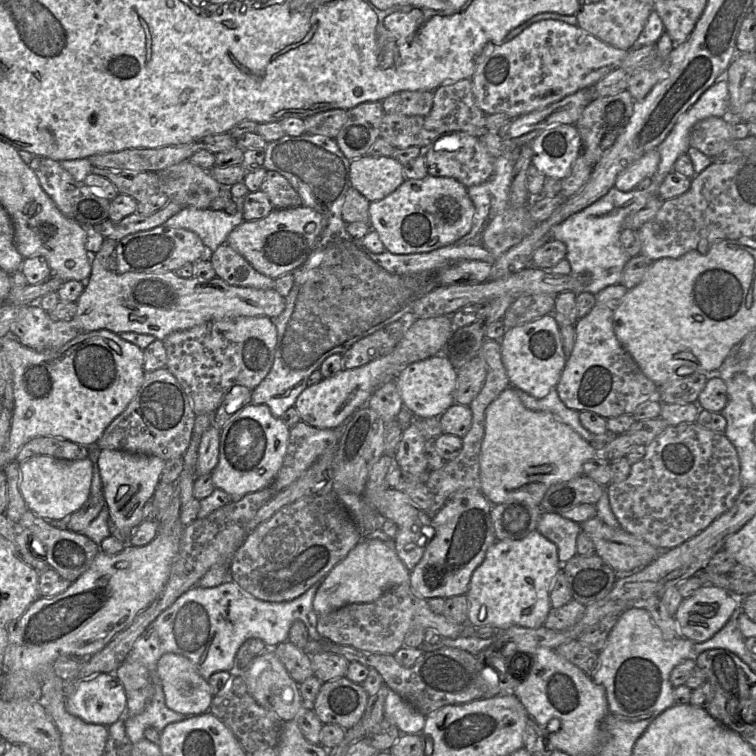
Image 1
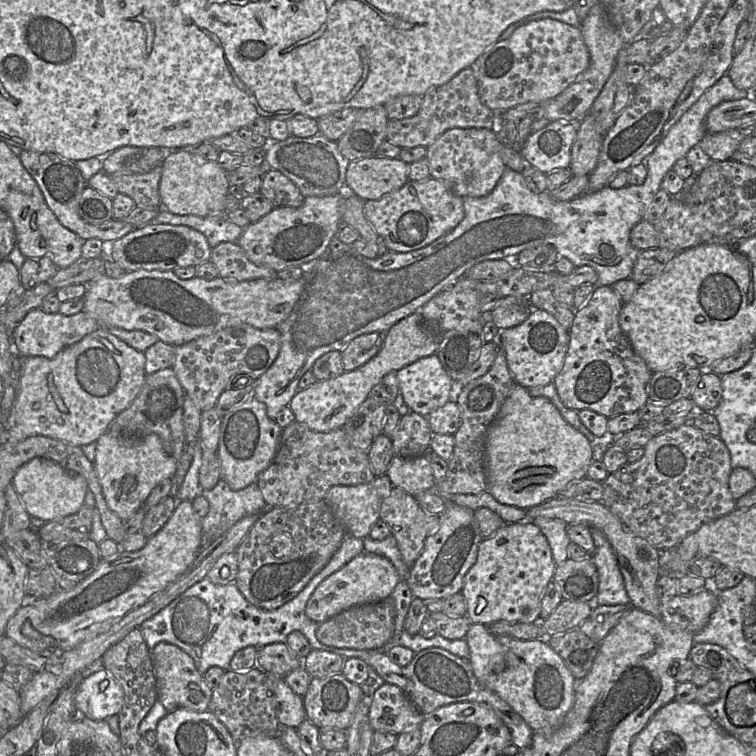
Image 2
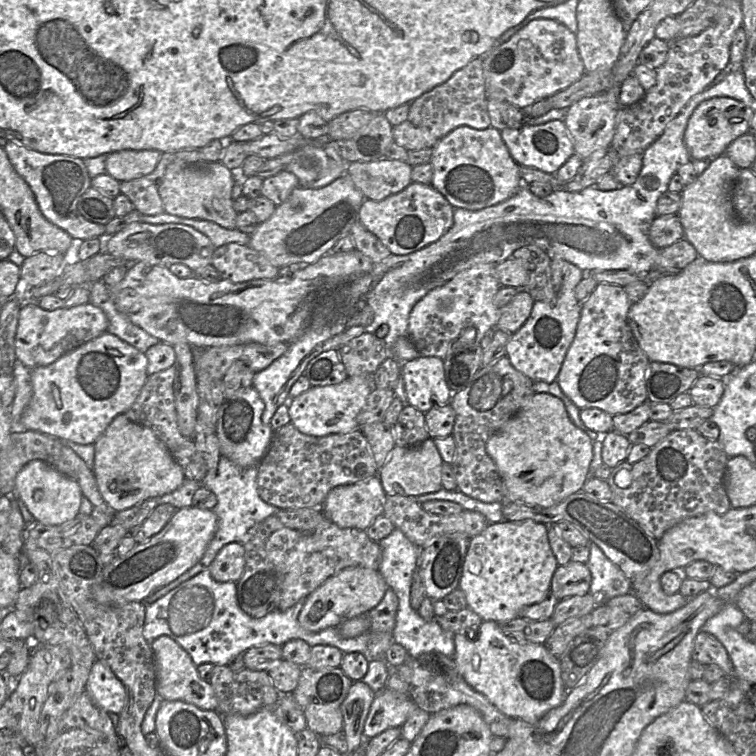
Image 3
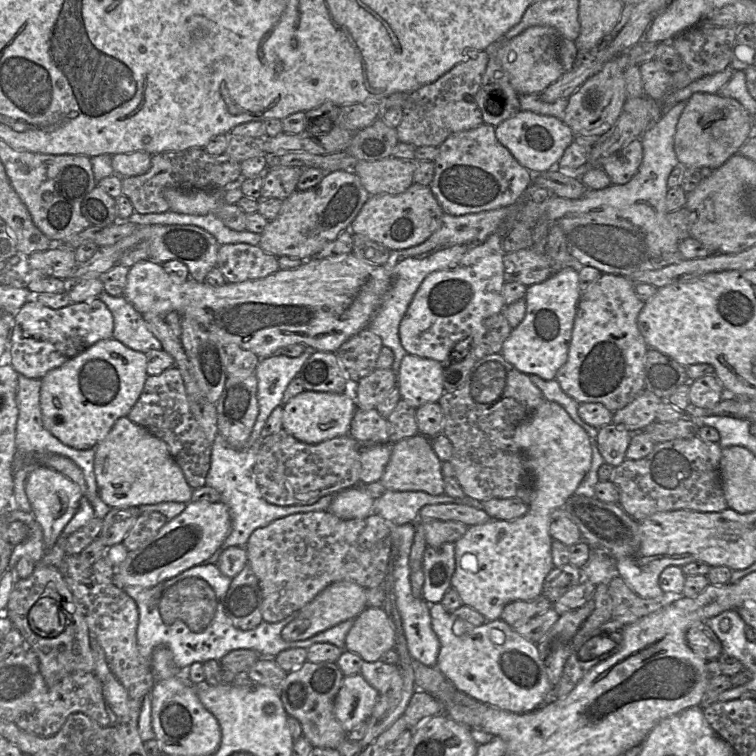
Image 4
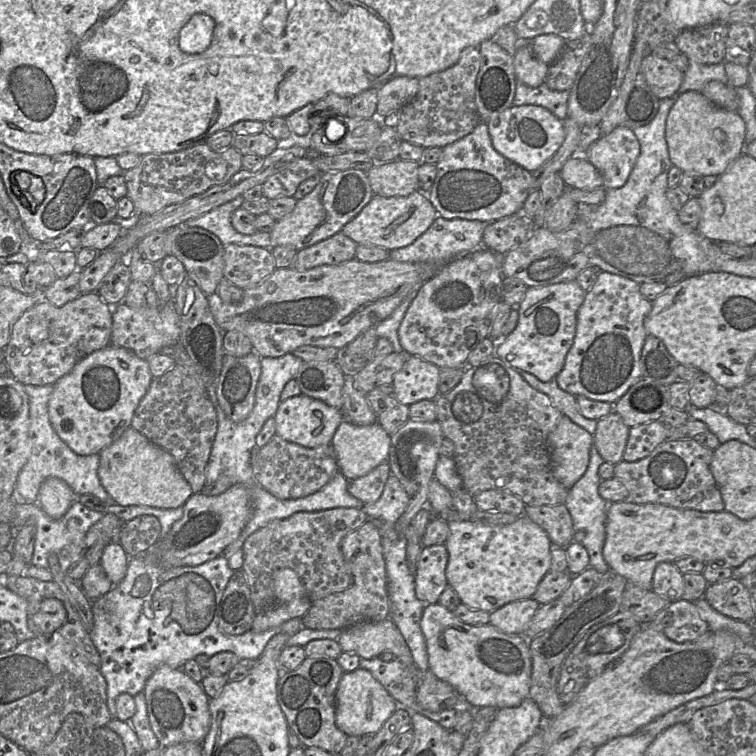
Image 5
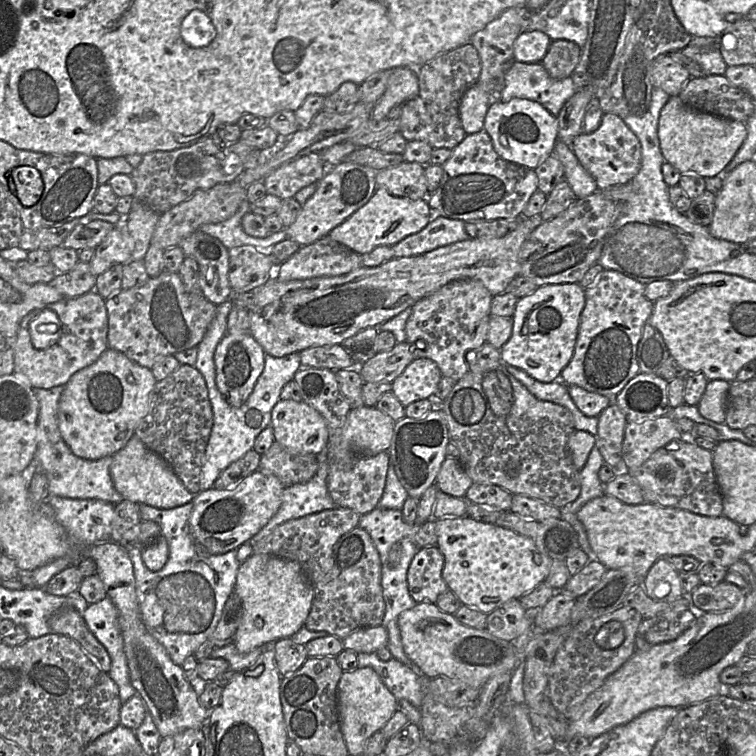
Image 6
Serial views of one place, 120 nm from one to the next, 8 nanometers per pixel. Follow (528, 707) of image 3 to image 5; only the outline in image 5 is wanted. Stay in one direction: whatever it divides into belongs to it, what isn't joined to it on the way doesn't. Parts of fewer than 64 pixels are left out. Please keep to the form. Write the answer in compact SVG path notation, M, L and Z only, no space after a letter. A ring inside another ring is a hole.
M439 603L425 605L420 622L429 671L449 683L475 708L517 707L529 698L531 652L522 635L506 634L491 624L473 626L459 620Z

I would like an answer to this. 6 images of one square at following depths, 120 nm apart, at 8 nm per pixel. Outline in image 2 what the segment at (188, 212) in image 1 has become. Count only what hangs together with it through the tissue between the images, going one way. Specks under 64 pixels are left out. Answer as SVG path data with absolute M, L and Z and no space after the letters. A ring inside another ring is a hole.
M162 207L151 223L189 226L201 232L211 248L216 247L221 242L235 243L243 232L243 228L230 222L226 217L178 215L164 210Z

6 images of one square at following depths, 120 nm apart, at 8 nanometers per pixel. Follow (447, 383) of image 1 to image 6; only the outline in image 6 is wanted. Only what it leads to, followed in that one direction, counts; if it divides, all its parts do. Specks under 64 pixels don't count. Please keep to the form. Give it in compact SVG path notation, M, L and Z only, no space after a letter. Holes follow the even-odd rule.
M416 358L392 382L391 392L404 407L424 399L434 400L434 394L442 377L434 361Z

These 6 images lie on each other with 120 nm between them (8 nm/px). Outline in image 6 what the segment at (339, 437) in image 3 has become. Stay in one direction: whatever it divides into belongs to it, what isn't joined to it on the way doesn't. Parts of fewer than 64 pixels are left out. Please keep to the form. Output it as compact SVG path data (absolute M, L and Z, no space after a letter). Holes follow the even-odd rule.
M273 442L266 453L260 456L259 471L277 477L285 487L306 483L317 472L319 462L316 454L292 453Z

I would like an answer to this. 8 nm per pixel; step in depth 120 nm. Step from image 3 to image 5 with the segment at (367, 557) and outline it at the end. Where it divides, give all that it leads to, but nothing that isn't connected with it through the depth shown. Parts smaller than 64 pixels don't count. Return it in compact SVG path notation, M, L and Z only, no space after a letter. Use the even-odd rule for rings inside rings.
M339 507L297 512L285 519L273 520L250 535L242 547L242 570L251 591L256 614L265 613L276 606L274 573L281 568L290 568L297 573L312 602L349 588L354 579L345 563L341 541L367 519L369 518L363 508Z

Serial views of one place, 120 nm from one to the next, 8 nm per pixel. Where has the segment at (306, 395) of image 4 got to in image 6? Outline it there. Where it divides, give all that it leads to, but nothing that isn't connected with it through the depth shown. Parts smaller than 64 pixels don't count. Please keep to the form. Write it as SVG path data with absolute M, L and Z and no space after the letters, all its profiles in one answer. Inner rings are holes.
M279 400L271 412L274 441L292 453L325 451L328 429L322 415L303 401Z

